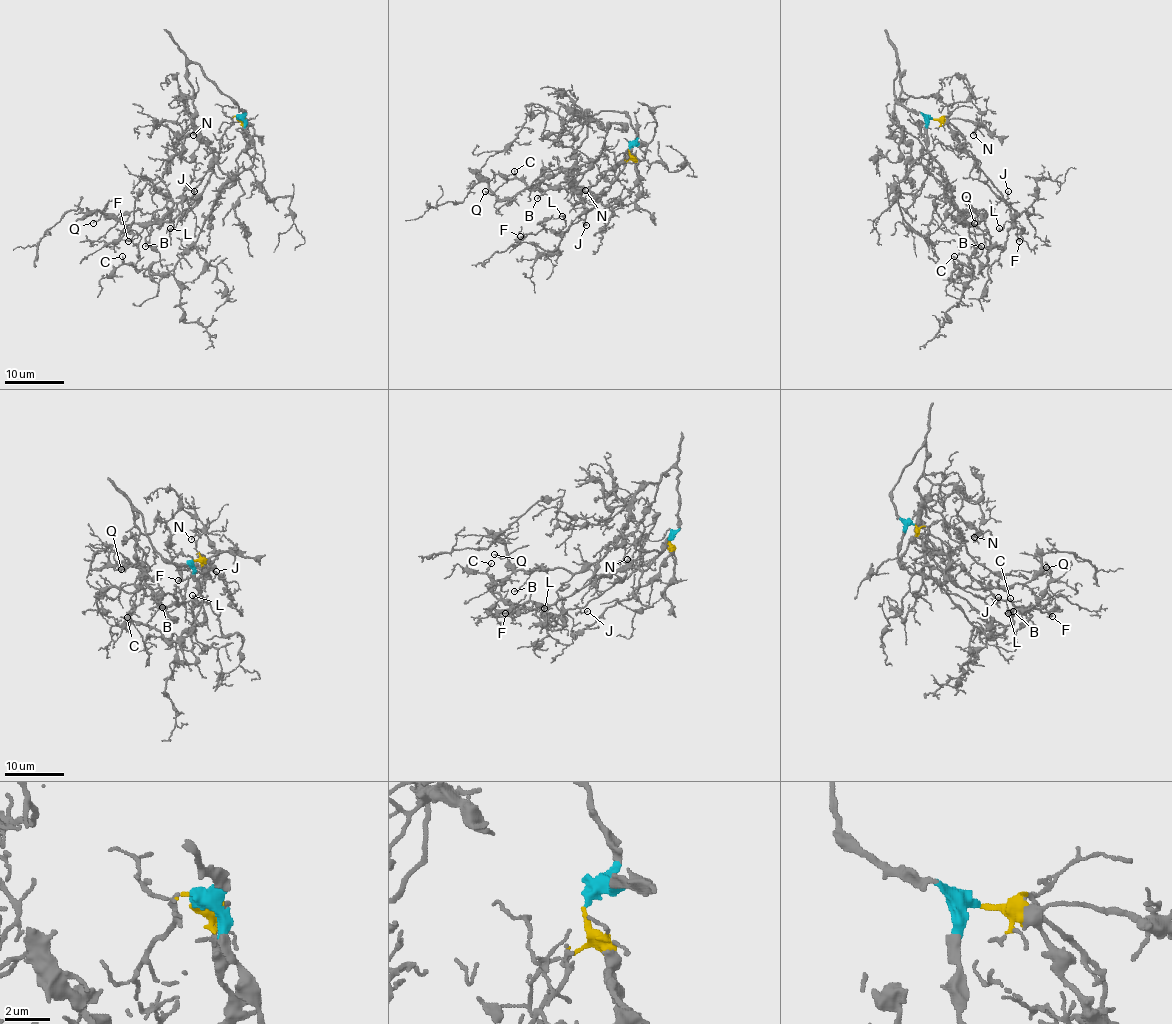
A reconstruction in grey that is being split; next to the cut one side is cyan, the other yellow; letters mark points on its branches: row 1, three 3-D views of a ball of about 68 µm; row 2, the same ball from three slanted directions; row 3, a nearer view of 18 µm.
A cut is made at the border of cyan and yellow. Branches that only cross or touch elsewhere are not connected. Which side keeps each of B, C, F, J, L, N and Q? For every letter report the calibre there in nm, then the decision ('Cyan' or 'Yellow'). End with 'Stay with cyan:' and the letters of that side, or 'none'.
B: Thickness 90 nm. Cyan
C: Thickness 130 nm. Cyan
F: Thickness 160 nm. Yellow
J: Thickness 110 nm. Yellow
L: Thickness 150 nm. Yellow
N: Thickness 100 nm. Cyan
Q: Thickness 130 nm. Cyan
Stay with cyan: B, C, N, Q

